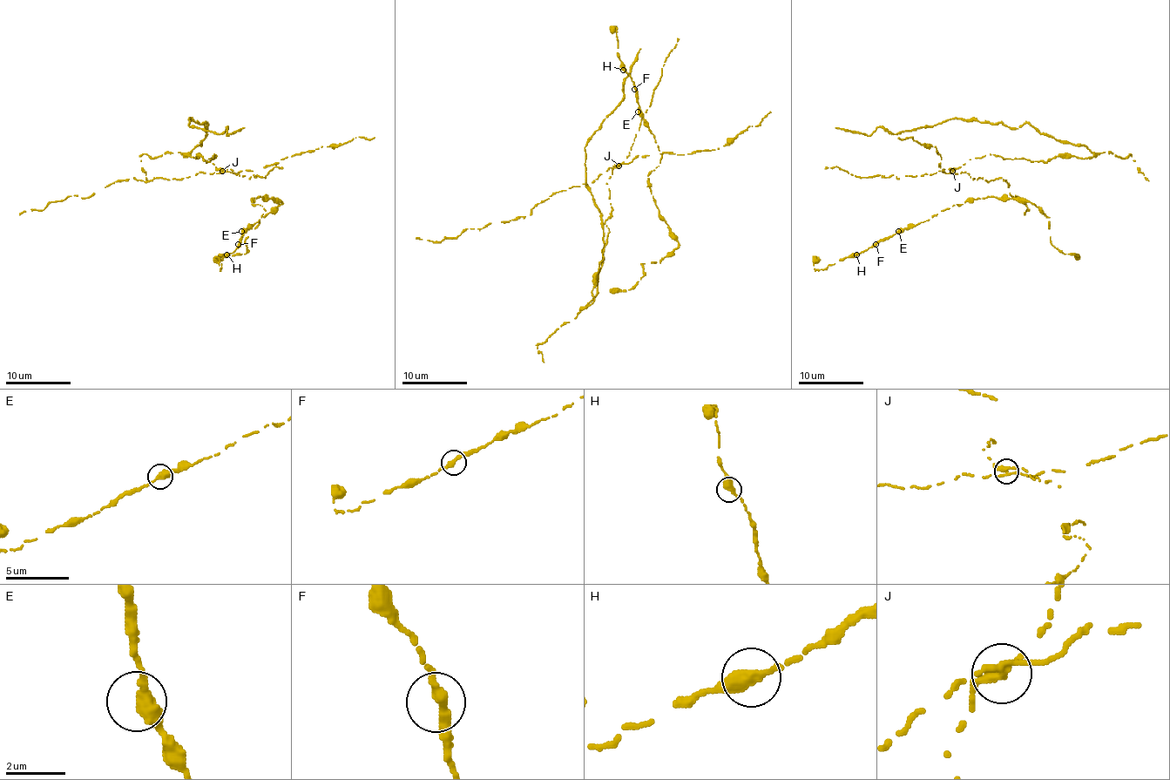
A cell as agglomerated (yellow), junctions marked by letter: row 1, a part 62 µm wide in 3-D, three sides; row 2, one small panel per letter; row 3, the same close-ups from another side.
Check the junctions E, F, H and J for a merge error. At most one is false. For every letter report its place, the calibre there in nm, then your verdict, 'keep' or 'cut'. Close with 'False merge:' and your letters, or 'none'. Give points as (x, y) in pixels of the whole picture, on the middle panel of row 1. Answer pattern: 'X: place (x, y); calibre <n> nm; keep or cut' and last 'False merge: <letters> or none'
E: place (638, 111); calibre 360 nm; keep
F: place (634, 89); calibre 340 nm; keep
H: place (623, 70); calibre 360 nm; keep
J: place (618, 166); calibre 340 nm; cut
False merge: J

